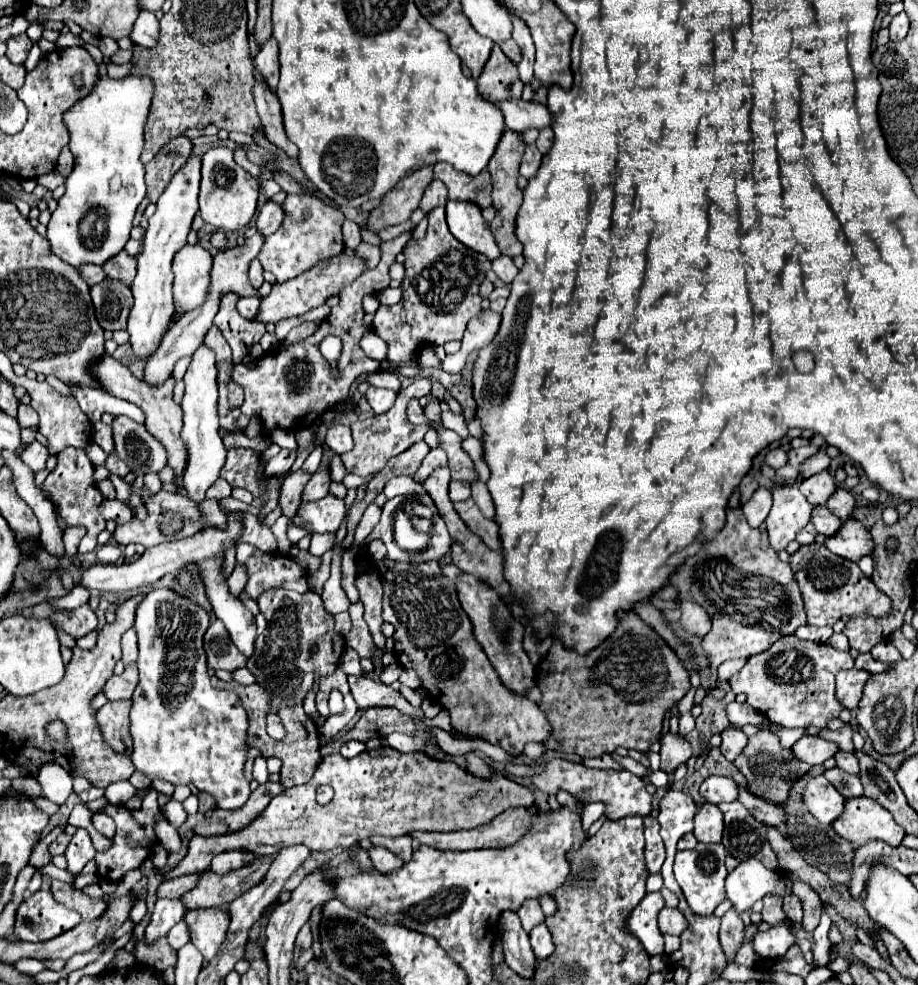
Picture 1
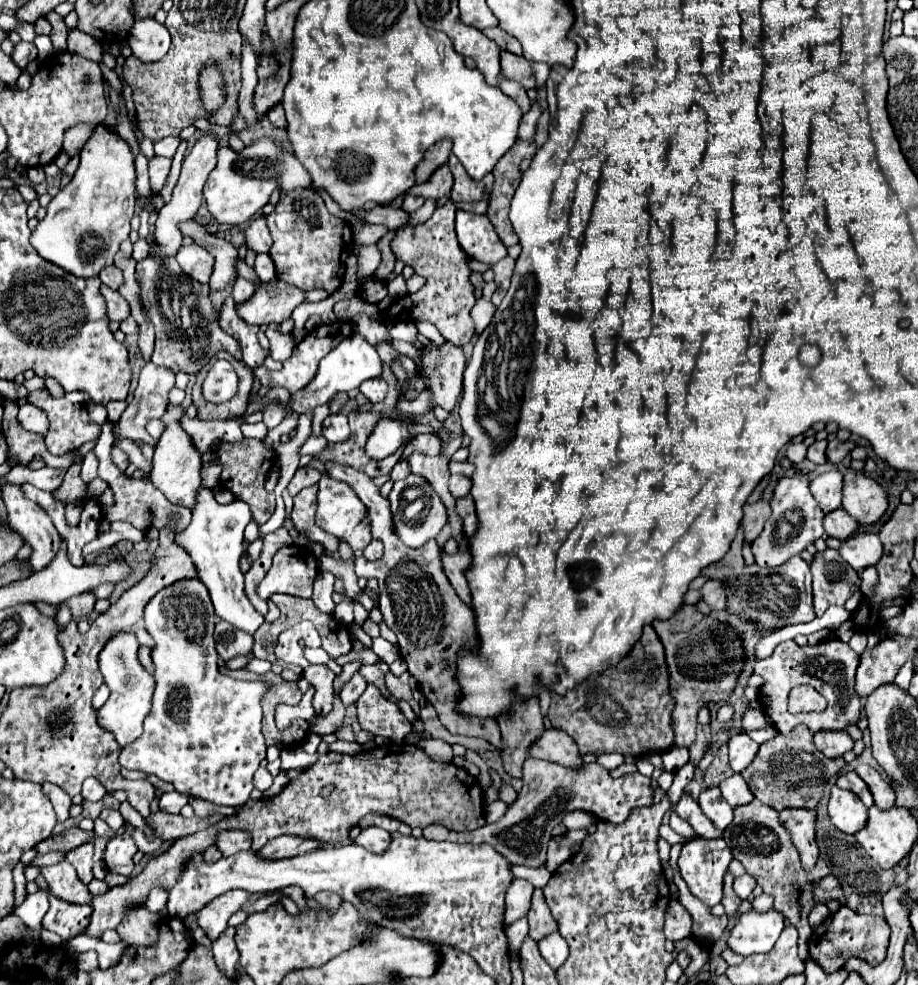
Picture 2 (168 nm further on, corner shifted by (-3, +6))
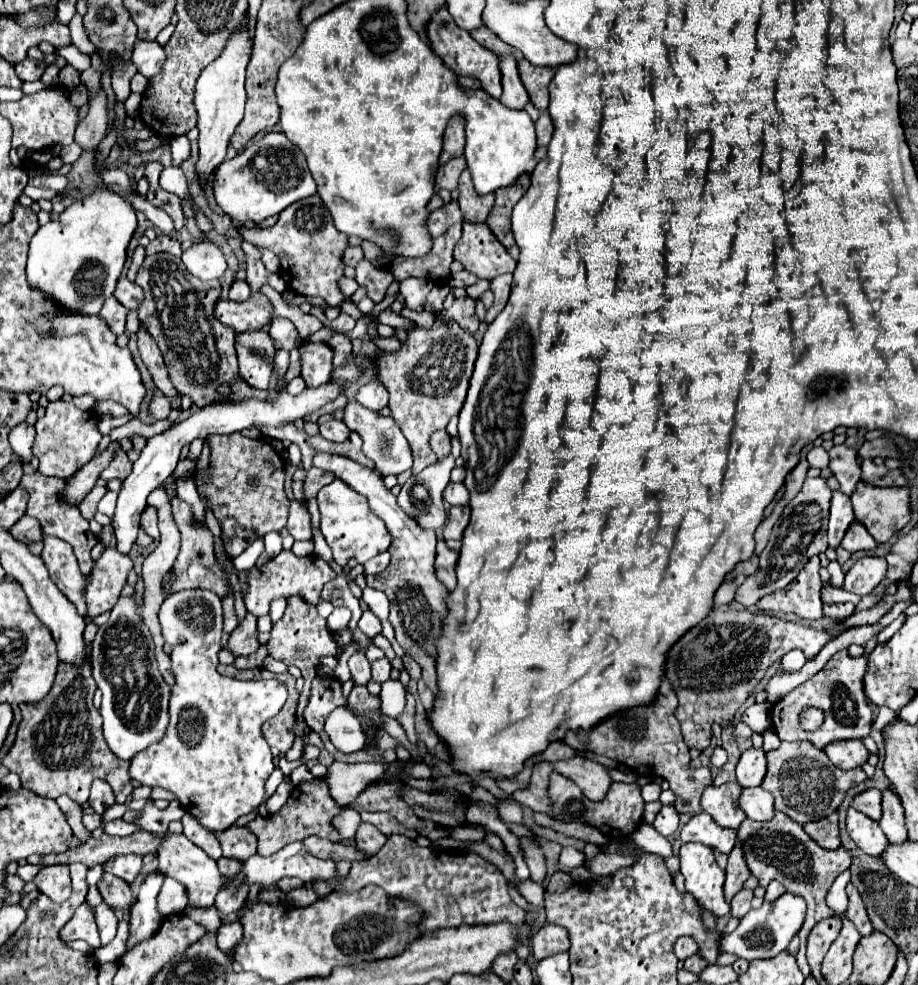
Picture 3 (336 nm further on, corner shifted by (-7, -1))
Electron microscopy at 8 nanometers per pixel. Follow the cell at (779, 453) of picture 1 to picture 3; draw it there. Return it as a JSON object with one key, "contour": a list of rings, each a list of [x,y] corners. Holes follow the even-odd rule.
{"contour":[[[820,446],[820,448],[812,448],[812,450],[808,452],[808,462],[810,462],[812,468],[824,470],[824,468],[830,464],[830,456],[828,456],[828,452],[826,452],[822,446]]]}

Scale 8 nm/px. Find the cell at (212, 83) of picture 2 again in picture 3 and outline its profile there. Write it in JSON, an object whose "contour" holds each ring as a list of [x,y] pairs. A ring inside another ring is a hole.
{"contour":[[[246,14],[244,20],[228,38],[222,54],[204,68],[204,72],[196,82],[194,104],[198,110],[198,130],[200,130],[200,158],[196,162],[196,170],[200,176],[208,180],[214,168],[224,160],[226,148],[230,144],[230,136],[234,134],[236,126],[244,118],[244,102],[246,102],[244,72],[252,56],[252,36],[248,32],[248,24],[250,24],[250,16]]]}

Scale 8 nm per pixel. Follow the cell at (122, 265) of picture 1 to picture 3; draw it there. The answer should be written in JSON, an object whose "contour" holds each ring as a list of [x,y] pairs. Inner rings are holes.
{"contour":[[[142,330],[138,332],[138,348],[140,348],[140,356],[142,356],[146,368],[150,370],[150,374],[152,374],[154,384],[158,386],[158,390],[166,398],[172,400],[172,408],[174,410],[182,410],[182,406],[180,406],[180,394],[174,388],[174,384],[170,382],[170,378],[168,378],[168,368],[166,368],[166,364],[162,360],[162,352],[154,344],[154,340],[150,338],[148,332],[142,332]]]}

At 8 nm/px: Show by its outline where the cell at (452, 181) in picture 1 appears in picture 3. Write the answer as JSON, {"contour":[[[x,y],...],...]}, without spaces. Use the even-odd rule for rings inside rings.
{"contour":[[[464,170],[460,176],[460,184],[458,184],[458,204],[462,210],[462,216],[466,222],[472,224],[480,224],[486,222],[486,216],[494,204],[494,194],[486,194],[486,196],[478,196],[474,186],[472,186],[472,178],[470,172]]]}

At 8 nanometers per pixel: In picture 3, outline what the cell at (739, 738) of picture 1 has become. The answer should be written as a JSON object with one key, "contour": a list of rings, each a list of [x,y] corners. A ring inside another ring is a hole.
{"contour":[[[748,748],[742,752],[738,768],[736,768],[736,778],[744,788],[754,788],[760,786],[766,776],[766,756],[764,750]]]}

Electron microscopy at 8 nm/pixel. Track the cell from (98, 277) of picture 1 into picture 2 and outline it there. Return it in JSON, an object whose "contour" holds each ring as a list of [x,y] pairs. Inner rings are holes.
{"contour":[[[108,265],[100,271],[100,281],[112,289],[118,289],[118,285],[122,283],[122,271],[118,271],[114,265]]]}

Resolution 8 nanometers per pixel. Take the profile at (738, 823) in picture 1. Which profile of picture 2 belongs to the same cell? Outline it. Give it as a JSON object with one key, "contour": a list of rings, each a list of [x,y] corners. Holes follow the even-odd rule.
{"contour":[[[758,799],[746,805],[734,807],[734,821],[726,827],[724,841],[730,845],[732,855],[738,861],[742,861],[744,869],[758,877],[758,885],[764,889],[764,893],[774,897],[774,909],[786,915],[786,919],[794,927],[798,927],[798,933],[800,933],[798,955],[802,955],[806,961],[808,959],[808,913],[816,905],[812,897],[812,889],[822,875],[830,873],[830,869],[826,869],[826,863],[818,859],[814,873],[806,875],[800,865],[798,851],[794,849],[786,829],[782,829],[776,811],[760,803]]]}

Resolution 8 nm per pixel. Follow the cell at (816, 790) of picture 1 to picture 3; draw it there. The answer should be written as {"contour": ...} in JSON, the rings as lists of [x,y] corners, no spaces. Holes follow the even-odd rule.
{"contour":[[[854,808],[848,810],[848,818],[846,818],[846,828],[848,834],[852,836],[852,840],[856,842],[856,846],[860,850],[864,850],[868,856],[882,856],[888,840],[882,832],[882,828],[878,826],[878,822],[870,820],[868,816],[862,816],[860,812],[854,812]]]}

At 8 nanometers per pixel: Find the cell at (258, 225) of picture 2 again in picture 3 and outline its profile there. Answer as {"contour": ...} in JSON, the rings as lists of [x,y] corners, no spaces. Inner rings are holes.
{"contour":[[[242,242],[242,250],[246,252],[246,258],[248,258],[246,260],[246,264],[248,264],[248,268],[246,268],[246,274],[248,274],[246,282],[248,282],[252,292],[258,292],[264,284],[269,284],[280,293],[286,290],[286,282],[280,276],[280,272],[271,273],[264,268],[264,264],[260,260],[258,246],[254,246],[250,242]]]}

